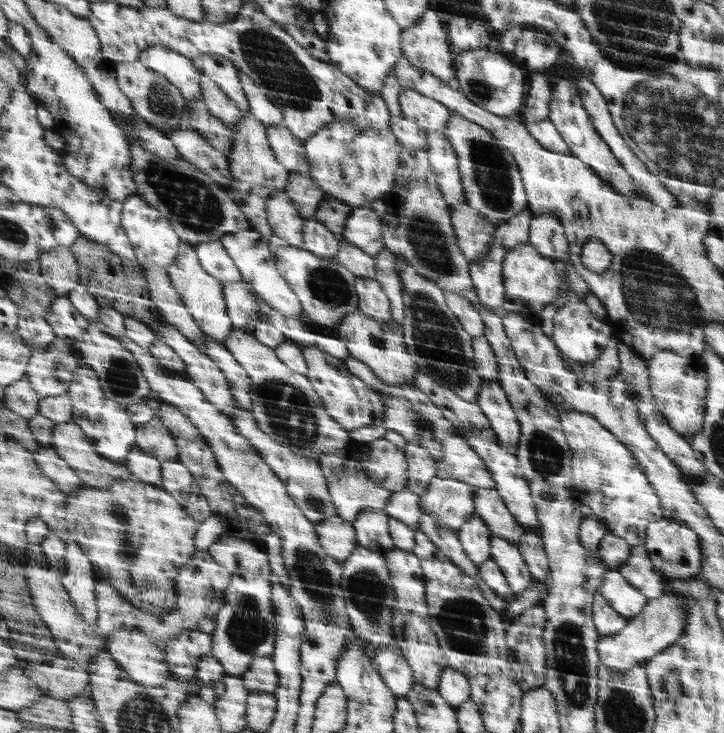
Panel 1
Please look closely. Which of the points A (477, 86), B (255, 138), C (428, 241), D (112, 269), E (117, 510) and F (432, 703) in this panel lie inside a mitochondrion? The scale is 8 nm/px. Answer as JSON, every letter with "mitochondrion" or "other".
{"A":"mitochondrion","B":"other","C":"mitochondrion","D":"other","E":"mitochondrion","F":"other"}

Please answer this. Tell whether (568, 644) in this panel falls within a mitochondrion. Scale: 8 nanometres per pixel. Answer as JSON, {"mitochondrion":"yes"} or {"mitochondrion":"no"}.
{"mitochondrion":"yes"}

